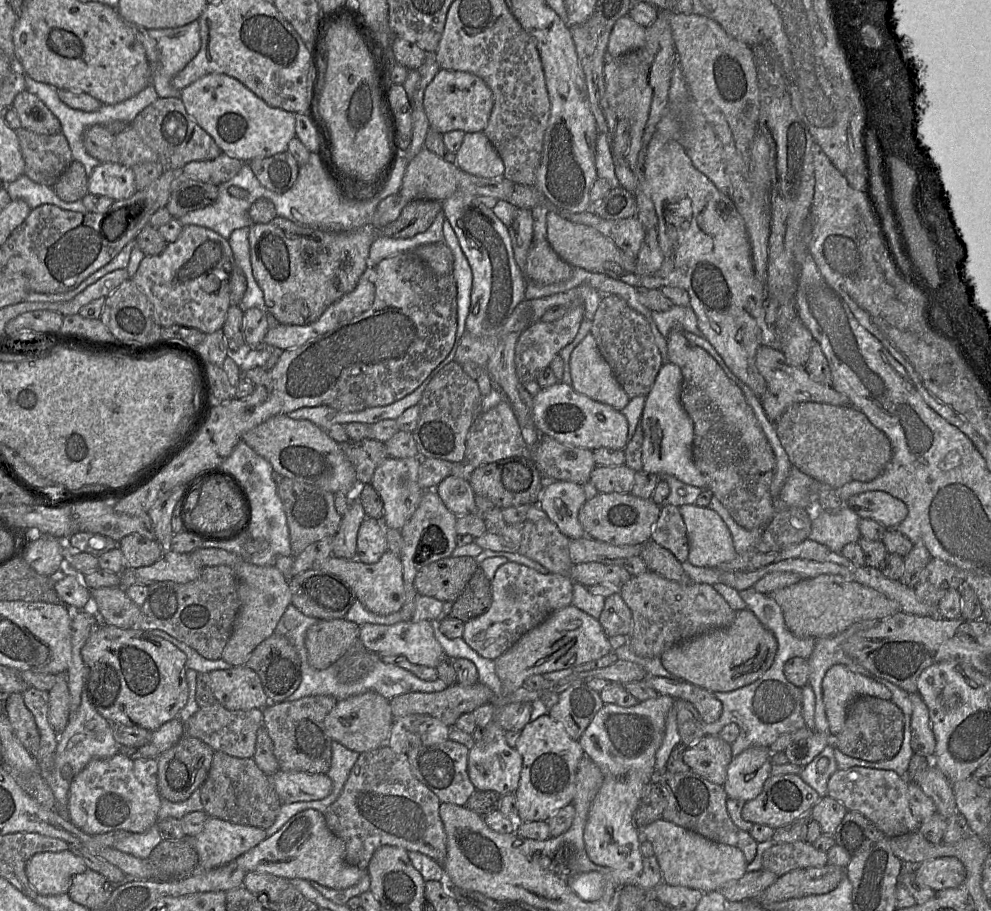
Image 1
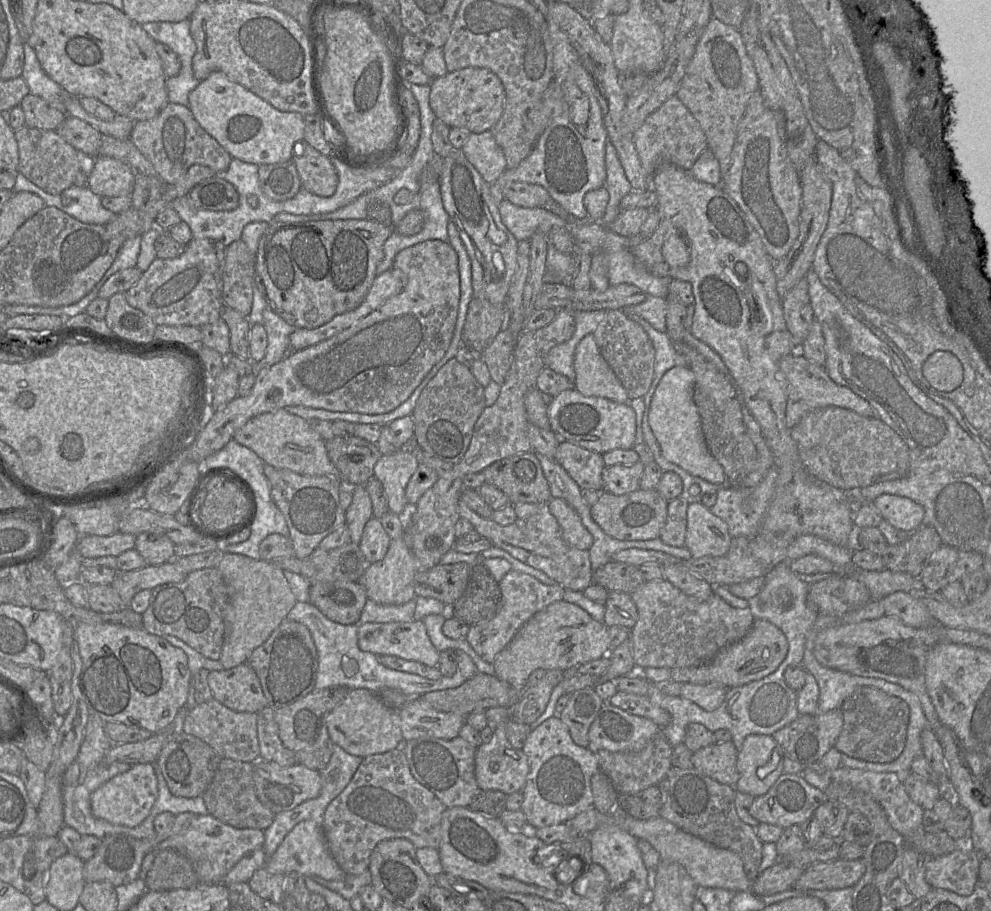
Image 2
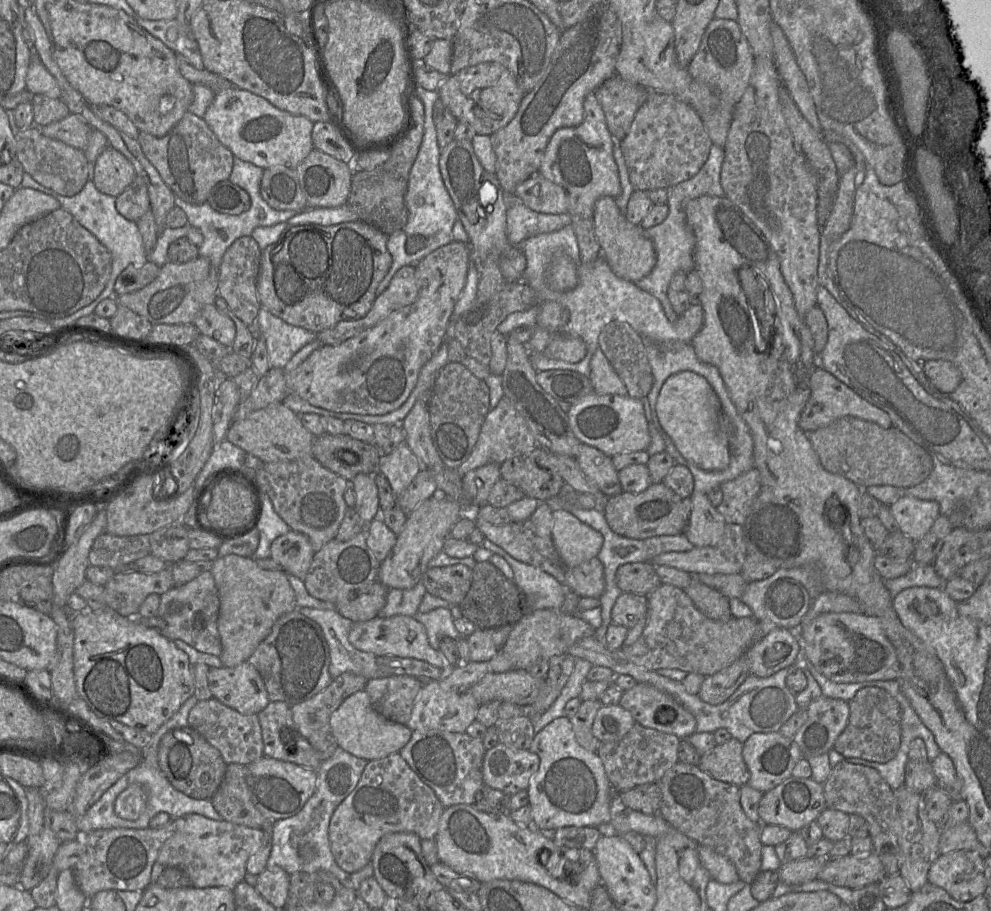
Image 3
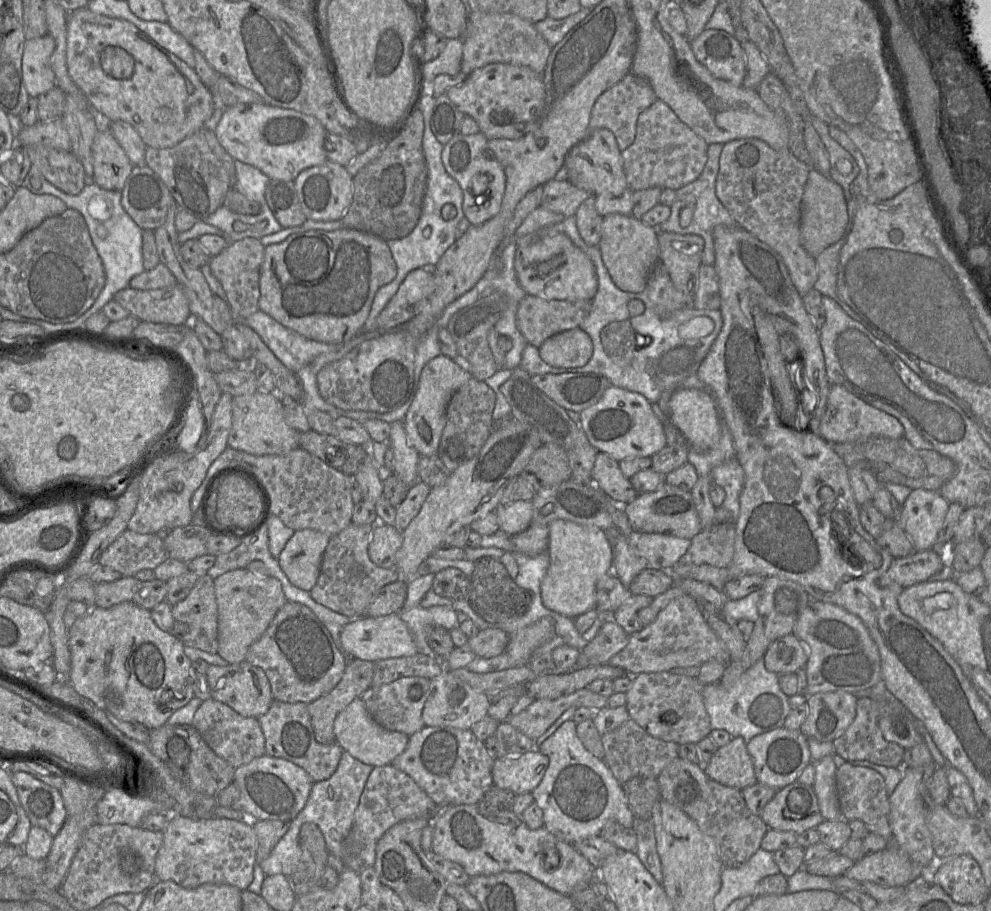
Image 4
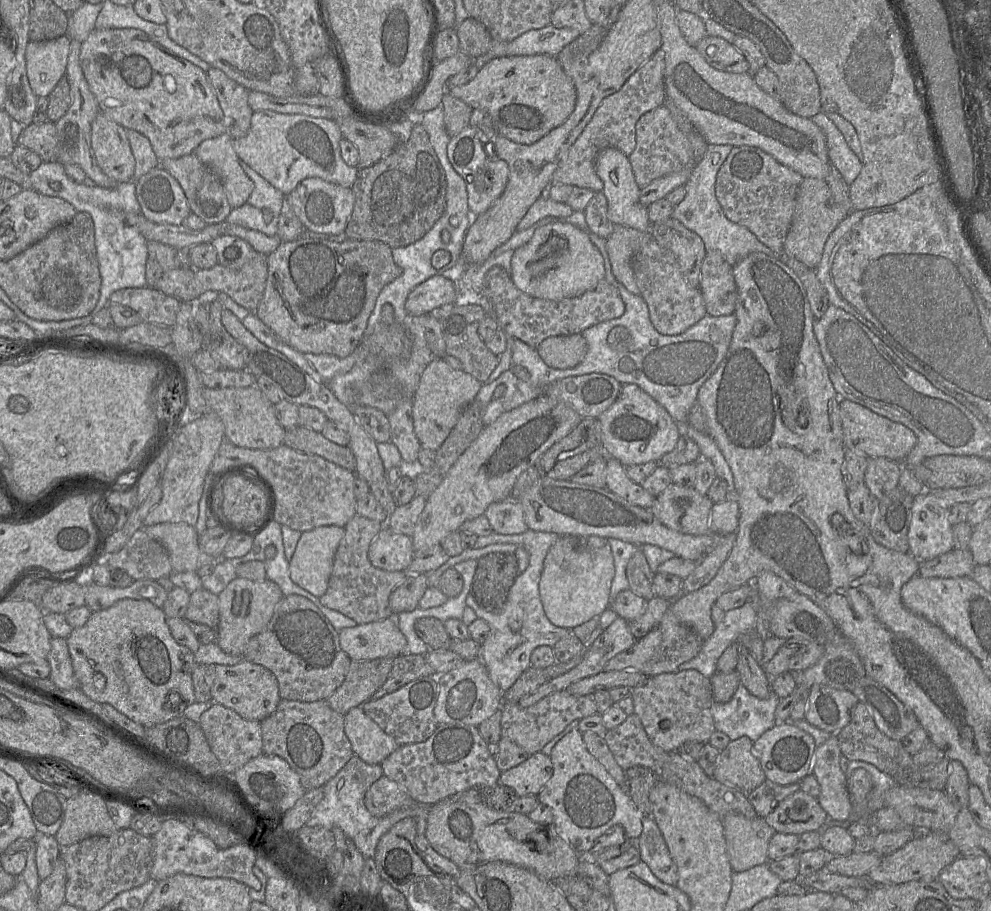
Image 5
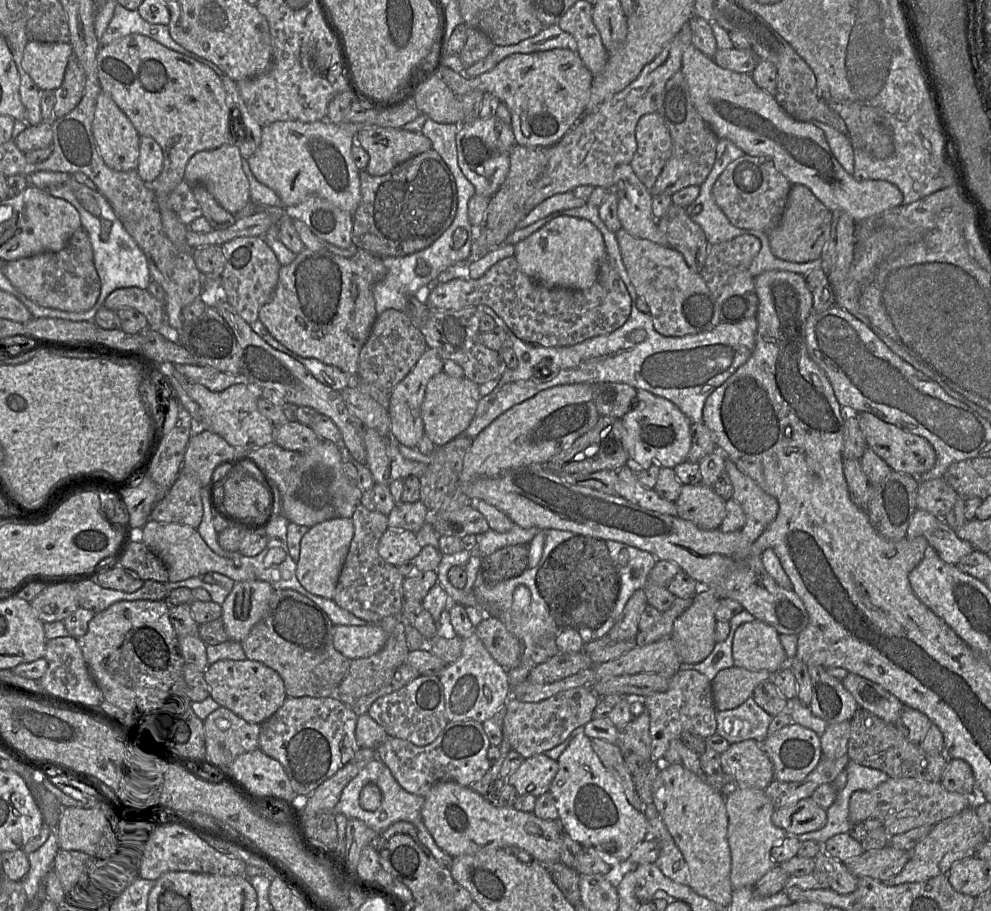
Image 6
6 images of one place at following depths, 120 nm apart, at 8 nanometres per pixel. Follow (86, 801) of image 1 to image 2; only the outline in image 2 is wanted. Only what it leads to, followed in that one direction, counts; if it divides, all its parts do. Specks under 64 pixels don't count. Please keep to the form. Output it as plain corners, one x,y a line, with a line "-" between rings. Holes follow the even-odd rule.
153,763
133,765
127,771
108,780
92,793
92,814
114,825
136,827
149,815
157,799
157,790
157,777

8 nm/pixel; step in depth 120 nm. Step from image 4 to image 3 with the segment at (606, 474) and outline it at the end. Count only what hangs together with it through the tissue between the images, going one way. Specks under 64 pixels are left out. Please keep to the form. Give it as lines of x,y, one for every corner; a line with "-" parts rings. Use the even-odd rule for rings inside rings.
582,443
575,460
587,479
594,483
604,495
611,497
623,492
612,457

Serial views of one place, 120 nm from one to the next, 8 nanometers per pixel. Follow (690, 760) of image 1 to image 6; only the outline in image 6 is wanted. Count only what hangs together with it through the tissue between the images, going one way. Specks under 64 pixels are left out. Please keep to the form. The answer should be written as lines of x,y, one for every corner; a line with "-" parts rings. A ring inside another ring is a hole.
753,739
730,744
720,754
720,765
737,786
764,790
774,780
769,756
762,744

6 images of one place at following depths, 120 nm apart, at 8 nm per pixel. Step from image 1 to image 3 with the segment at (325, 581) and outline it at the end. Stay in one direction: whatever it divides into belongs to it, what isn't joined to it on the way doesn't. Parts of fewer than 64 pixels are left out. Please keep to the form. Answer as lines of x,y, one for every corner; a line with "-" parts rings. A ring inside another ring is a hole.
380,581
350,592
335,603
336,611
353,622
365,622
378,617
385,606
389,588

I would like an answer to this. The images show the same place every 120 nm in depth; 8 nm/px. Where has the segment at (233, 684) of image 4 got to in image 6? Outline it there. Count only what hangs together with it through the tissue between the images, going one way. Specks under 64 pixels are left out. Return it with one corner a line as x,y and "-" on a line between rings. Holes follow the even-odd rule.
220,660
208,665
204,679
210,698
220,707
233,712
250,724
261,724
270,718
287,698
280,675
261,662
253,660

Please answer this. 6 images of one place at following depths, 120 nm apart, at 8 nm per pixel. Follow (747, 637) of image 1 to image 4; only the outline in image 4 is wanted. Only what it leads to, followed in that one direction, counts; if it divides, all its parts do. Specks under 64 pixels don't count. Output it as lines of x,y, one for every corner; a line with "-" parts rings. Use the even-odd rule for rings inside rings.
788,634
773,641
764,656
765,668
778,675
796,673
805,668
808,649
794,634

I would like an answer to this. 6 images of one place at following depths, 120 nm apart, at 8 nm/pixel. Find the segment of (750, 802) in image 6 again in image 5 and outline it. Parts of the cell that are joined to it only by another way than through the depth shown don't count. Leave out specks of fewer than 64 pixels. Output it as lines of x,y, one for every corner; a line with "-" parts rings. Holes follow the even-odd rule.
729,813
722,820
732,871
743,872
769,863
768,843
776,831
764,818
748,818
741,814

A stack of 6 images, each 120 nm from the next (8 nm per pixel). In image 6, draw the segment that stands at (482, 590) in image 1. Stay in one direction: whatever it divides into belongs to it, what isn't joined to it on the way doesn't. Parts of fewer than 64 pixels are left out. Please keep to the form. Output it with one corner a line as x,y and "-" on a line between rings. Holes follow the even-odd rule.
509,545
482,557
480,571
487,586
508,580
522,574
528,568
529,545

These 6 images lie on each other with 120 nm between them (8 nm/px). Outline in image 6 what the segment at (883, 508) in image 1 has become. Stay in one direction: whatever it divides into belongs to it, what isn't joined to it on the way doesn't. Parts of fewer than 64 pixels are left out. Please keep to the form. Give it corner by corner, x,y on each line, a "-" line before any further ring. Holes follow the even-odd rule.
916,509
907,529
907,538
923,536
929,546
946,563
956,565
975,549
967,541
960,539
943,518

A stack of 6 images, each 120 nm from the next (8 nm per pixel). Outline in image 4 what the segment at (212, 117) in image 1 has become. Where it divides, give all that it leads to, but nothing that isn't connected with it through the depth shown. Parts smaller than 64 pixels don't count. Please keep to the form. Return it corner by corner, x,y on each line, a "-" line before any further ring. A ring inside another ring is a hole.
267,103
237,104
224,109
215,135
234,159
252,165
270,179
294,181
298,174
328,160
324,149
326,129
313,116

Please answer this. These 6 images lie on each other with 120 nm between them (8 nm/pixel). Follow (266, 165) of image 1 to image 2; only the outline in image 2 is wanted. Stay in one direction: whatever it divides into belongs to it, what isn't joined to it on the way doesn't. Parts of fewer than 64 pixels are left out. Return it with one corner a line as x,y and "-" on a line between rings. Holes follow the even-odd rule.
293,160
259,165
258,174
261,189
270,199
275,201
293,198
302,187

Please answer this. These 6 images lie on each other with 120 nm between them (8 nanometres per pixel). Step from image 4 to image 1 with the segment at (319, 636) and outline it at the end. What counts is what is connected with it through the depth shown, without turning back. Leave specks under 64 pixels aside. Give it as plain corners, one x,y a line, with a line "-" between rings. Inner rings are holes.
272,634
261,642
246,661
246,667
252,669
260,678
263,690
271,704
286,701
301,683
300,660
294,646
282,635

